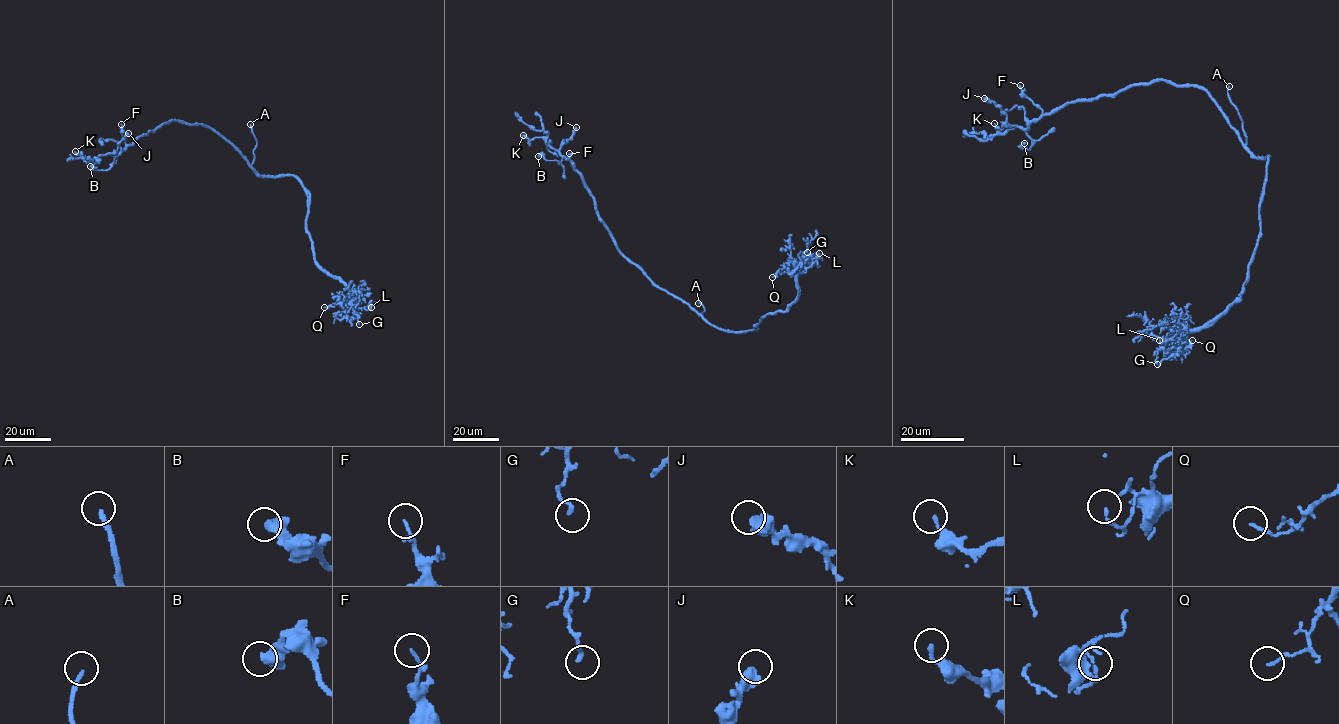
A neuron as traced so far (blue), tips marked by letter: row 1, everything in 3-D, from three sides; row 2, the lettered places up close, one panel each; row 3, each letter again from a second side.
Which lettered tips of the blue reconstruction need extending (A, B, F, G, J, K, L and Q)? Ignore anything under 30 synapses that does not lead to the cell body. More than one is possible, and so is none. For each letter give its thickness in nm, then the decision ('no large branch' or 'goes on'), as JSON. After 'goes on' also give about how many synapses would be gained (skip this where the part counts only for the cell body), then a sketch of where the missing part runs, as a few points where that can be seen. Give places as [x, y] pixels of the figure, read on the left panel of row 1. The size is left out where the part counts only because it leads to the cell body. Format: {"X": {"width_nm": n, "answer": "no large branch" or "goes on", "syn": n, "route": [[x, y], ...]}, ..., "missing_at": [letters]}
{"A": {"width_nm": 190, "answer": "goes on", "route": [[250, 124], [255, 137], [252, 157], [260, 165]]}, "B": {"width_nm": 440, "answer": "no large branch"}, "F": {"width_nm": 130, "answer": "no large branch"}, "G": {"width_nm": 170, "answer": "no large branch"}, "J": {"width_nm": 550, "answer": "no large branch"}, "K": {"width_nm": 190, "answer": "no large branch"}, "L": {"width_nm": 130, "answer": "no large branch"}, "Q": {"width_nm": 110, "answer": "no large branch"}, "missing_at": ["A"]}

